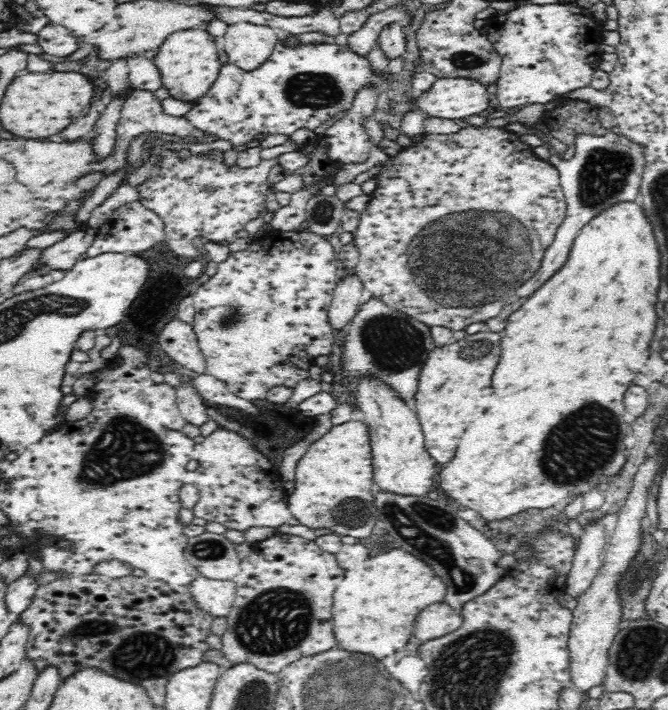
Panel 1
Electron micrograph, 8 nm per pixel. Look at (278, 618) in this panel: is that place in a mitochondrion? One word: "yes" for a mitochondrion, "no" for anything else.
yes

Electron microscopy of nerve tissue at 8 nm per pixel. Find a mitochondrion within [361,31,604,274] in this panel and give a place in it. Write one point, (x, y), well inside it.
(464, 59)

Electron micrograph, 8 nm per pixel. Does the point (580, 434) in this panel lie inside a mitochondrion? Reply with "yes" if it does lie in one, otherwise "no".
yes

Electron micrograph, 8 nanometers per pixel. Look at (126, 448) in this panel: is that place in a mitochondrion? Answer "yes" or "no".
yes

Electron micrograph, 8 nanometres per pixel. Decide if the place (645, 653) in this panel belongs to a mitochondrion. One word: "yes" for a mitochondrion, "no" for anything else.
yes

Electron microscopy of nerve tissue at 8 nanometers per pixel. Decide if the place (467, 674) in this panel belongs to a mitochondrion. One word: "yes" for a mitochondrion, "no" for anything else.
yes

